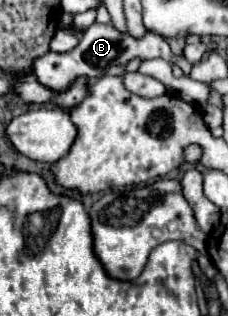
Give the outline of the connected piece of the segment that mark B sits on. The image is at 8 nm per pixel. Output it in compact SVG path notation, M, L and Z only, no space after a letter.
M93 24L83 36L81 42L75 50L65 52L65 54L55 54L55 52L47 52L39 58L33 60L33 70L39 78L41 84L49 86L51 90L65 90L73 78L79 76L87 76L91 82L101 78L109 68L113 66L127 66L133 58L141 58L141 60L149 60L149 58L163 58L171 64L179 64L183 68L183 72L189 76L191 66L185 60L177 60L177 56L171 52L167 40L155 32L145 32L143 38L133 38L131 34L121 34L113 24Z

